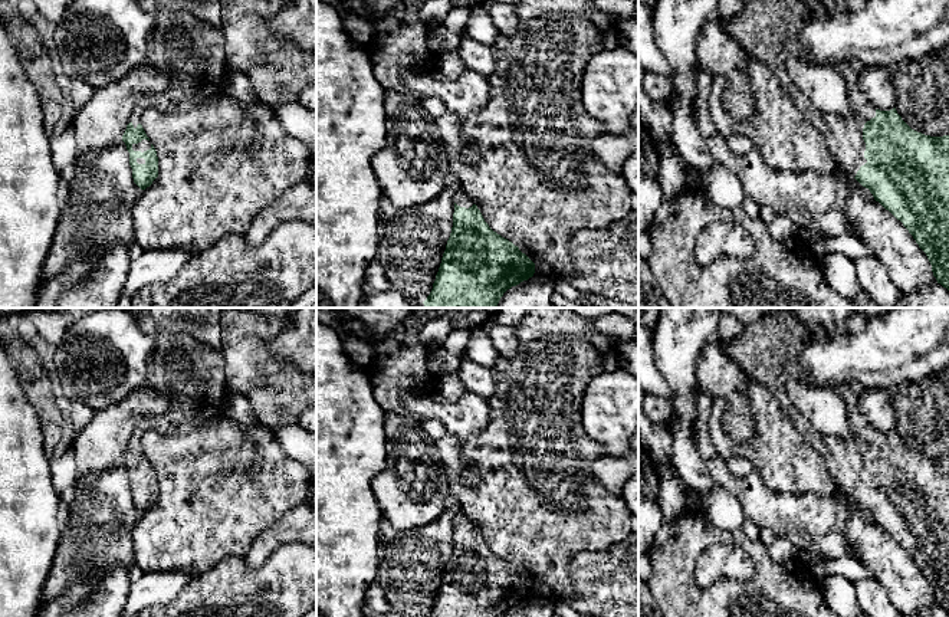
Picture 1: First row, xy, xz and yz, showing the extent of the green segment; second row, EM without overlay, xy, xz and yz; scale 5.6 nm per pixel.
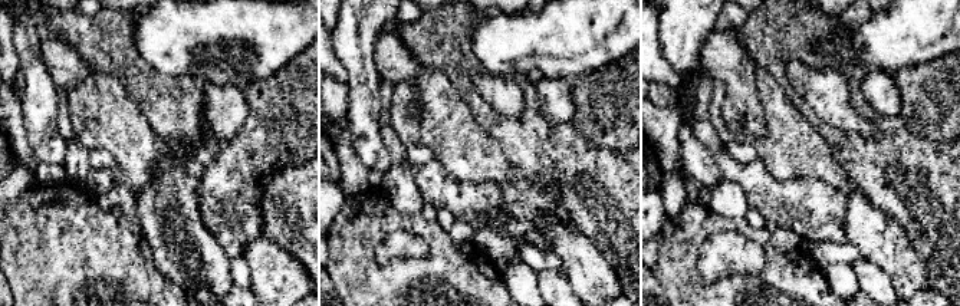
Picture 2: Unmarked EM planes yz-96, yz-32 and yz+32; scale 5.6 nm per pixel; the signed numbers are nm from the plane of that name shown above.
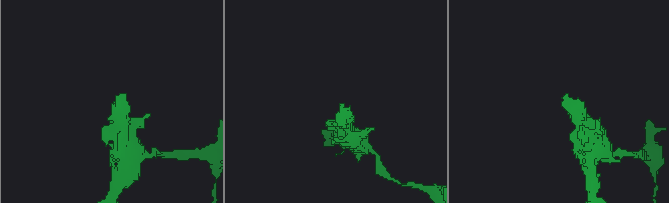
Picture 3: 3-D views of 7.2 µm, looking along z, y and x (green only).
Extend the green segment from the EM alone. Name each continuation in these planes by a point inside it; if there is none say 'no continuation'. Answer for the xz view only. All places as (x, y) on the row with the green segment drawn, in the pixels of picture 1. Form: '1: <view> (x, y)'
1: xz (460, 197)

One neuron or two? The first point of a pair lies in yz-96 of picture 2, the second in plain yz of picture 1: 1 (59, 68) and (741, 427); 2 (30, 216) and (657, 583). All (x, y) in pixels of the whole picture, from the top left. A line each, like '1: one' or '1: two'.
1: one
2: one

